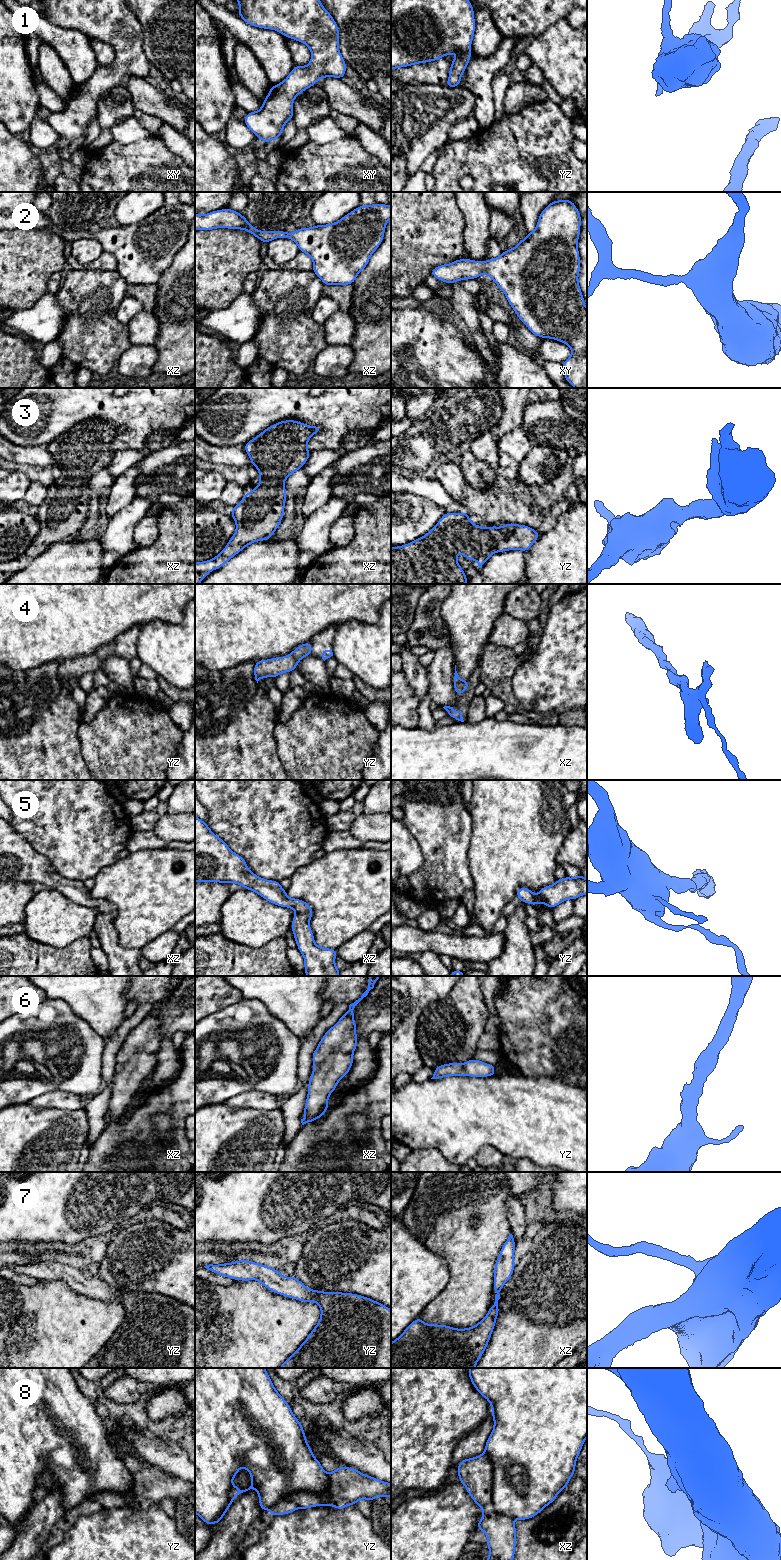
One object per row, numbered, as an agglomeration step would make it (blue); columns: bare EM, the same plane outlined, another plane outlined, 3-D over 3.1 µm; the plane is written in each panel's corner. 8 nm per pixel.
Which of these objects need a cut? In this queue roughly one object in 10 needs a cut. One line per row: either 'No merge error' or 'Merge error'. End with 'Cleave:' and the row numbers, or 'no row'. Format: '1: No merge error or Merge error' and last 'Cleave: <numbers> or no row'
1: No merge error
2: No merge error
3: No merge error
4: No merge error
5: No merge error
6: No merge error
7: No merge error
8: Merge error
Cleave: 8

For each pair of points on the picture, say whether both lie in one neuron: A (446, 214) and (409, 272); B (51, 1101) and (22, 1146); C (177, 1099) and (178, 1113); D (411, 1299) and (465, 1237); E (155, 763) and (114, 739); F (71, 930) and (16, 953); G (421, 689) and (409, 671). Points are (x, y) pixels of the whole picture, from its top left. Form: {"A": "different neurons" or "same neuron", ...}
{"A": "same neuron", "B": "different neurons", "C": "same neuron", "D": "different neurons", "E": "same neuron", "F": "different neurons", "G": "same neuron"}

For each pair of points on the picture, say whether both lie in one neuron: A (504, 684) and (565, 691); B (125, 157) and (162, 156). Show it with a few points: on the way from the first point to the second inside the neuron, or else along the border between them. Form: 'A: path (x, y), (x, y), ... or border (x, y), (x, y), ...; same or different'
A: border (519, 663), (512, 678), (511, 691); different
B: path (134, 157), (153, 157); same

